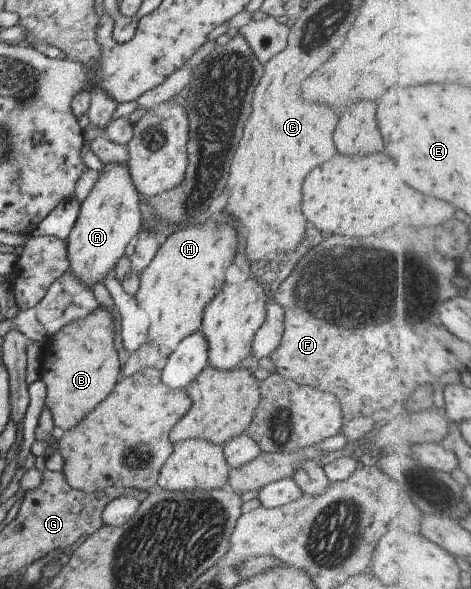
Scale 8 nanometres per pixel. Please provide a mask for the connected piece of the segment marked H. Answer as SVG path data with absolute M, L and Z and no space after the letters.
M211 224L181 225L156 248L150 263L138 274L139 285L134 297L150 324L147 342L133 351L141 356L141 368L162 369L166 362L163 354L171 350L179 338L199 330L204 306L224 285L225 270L232 264L237 248L235 230L229 224Z

